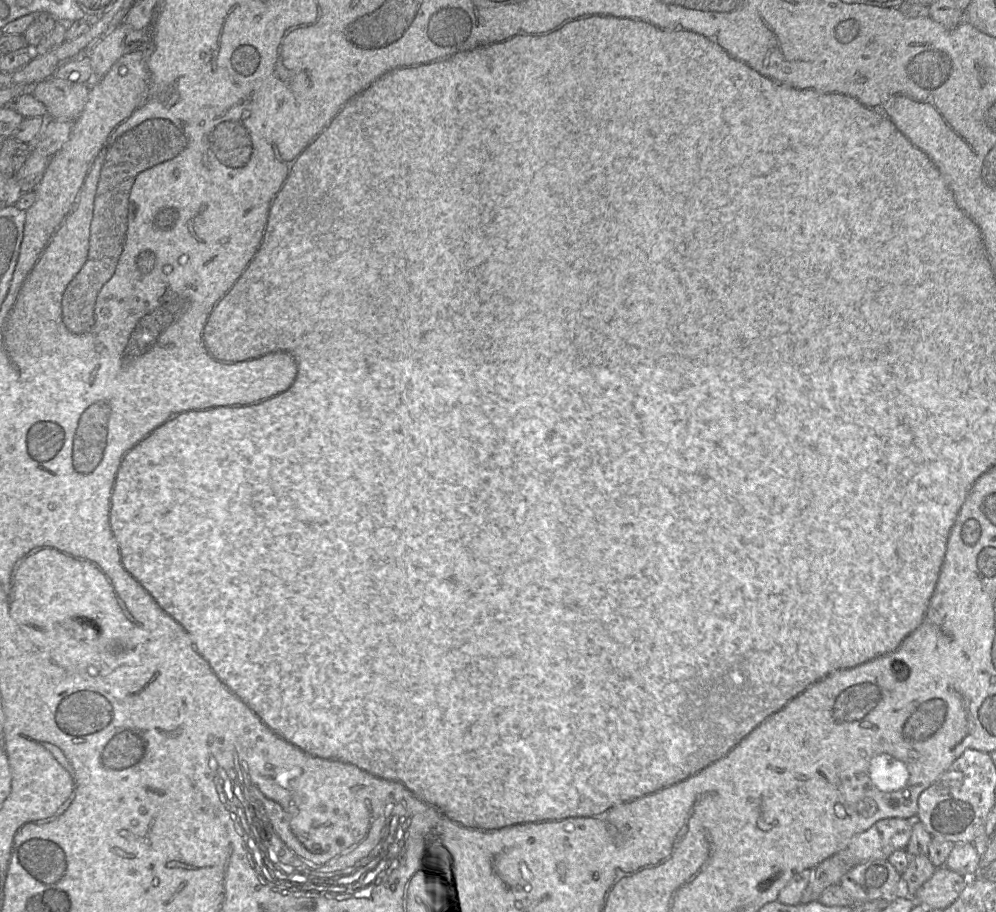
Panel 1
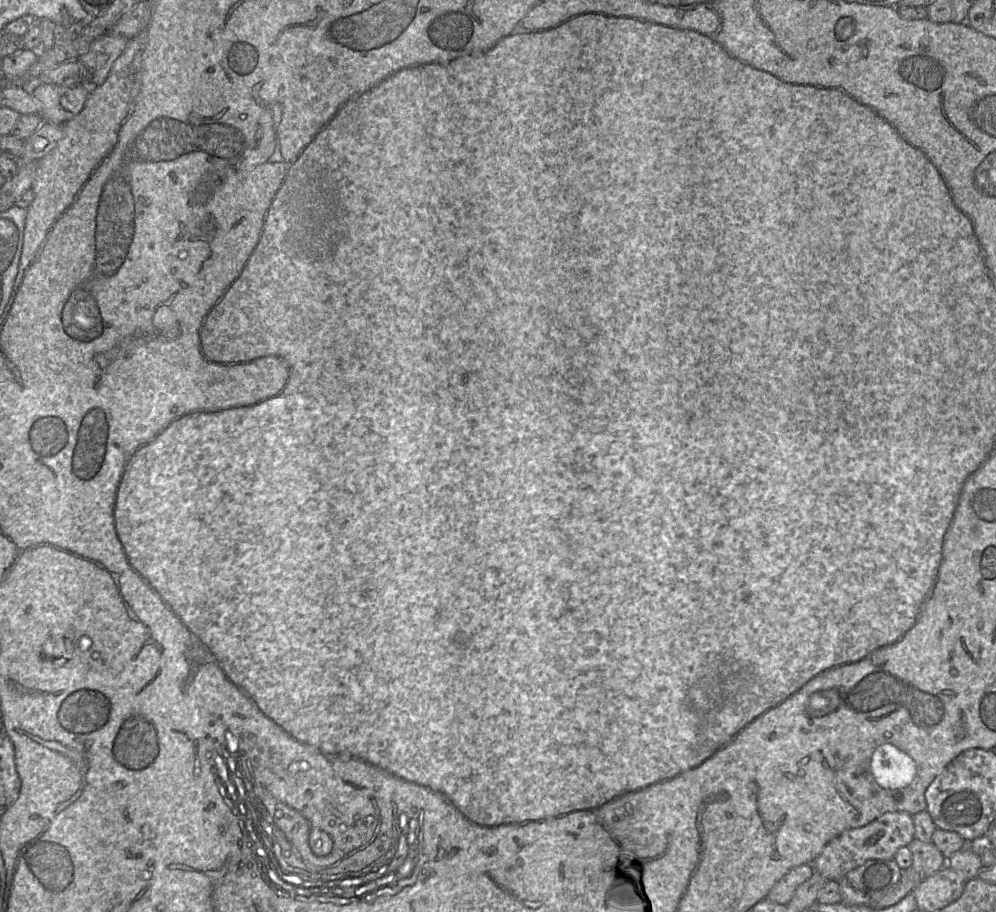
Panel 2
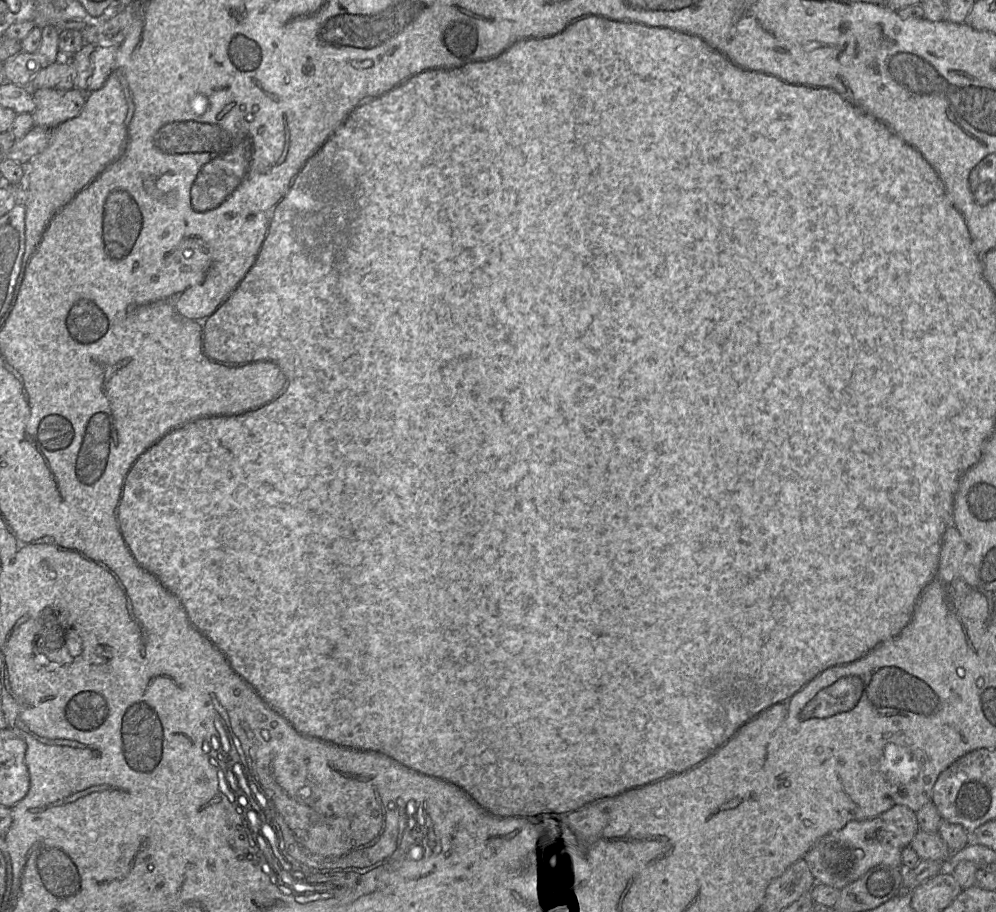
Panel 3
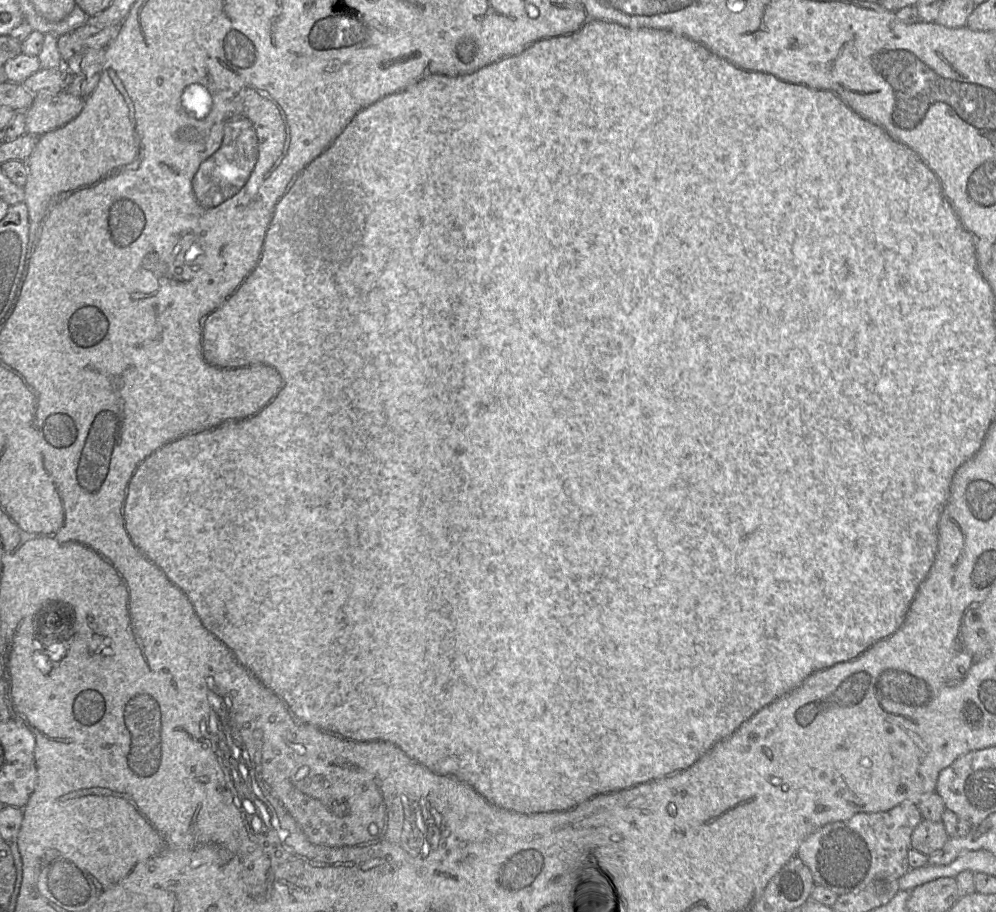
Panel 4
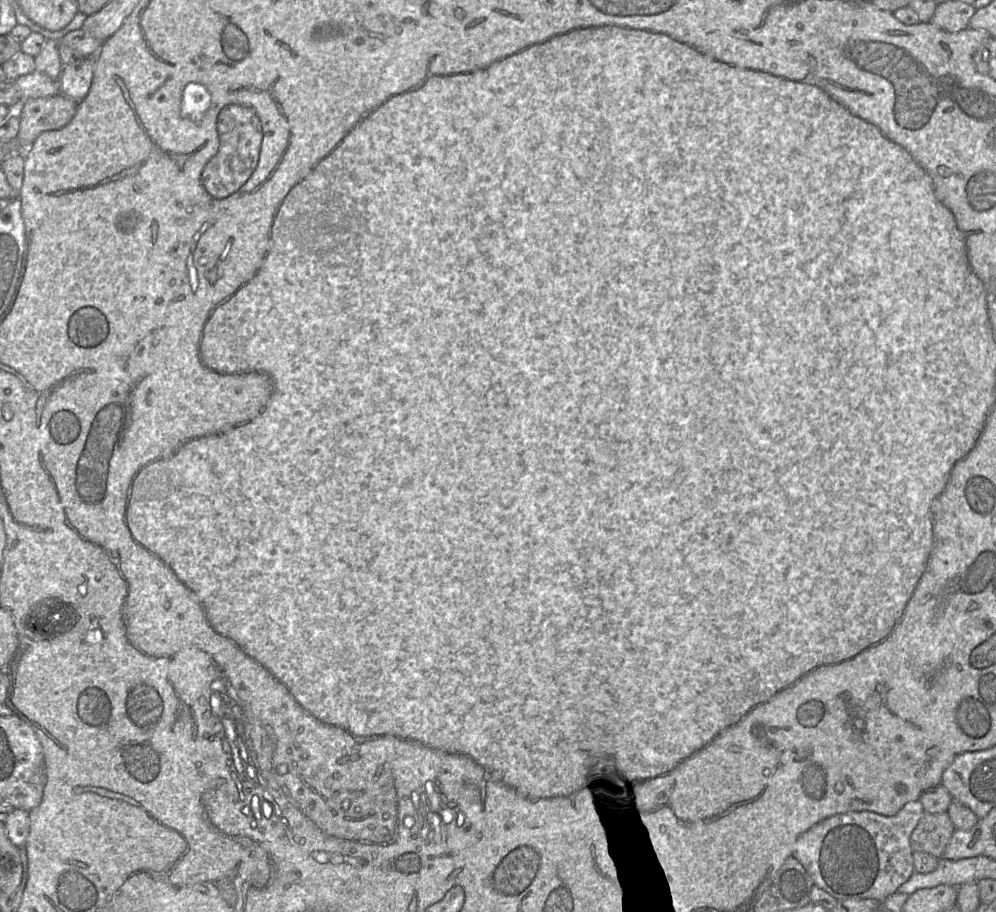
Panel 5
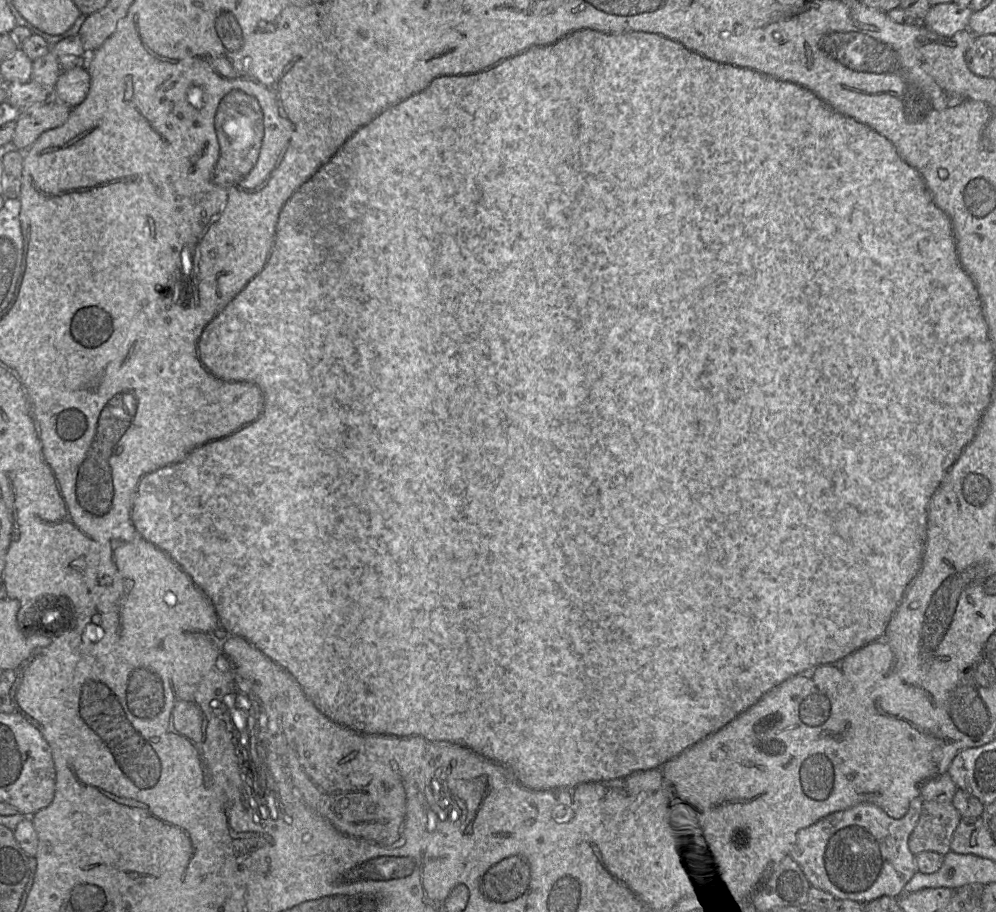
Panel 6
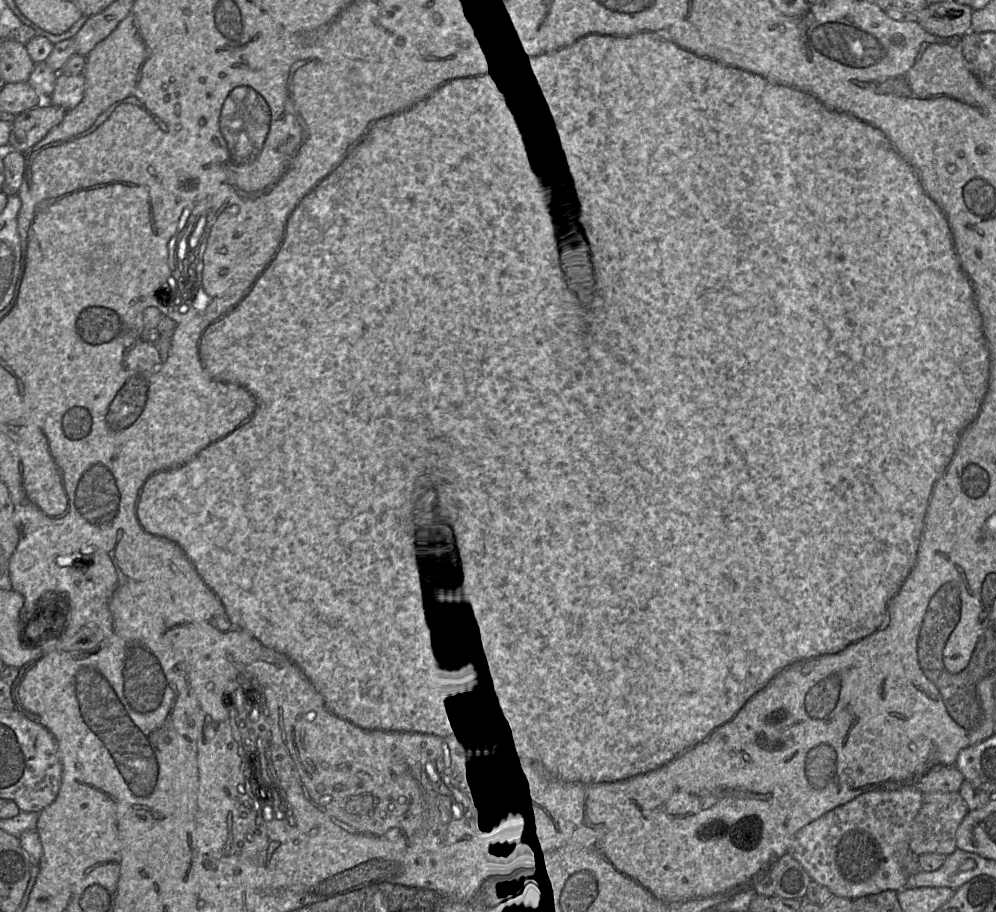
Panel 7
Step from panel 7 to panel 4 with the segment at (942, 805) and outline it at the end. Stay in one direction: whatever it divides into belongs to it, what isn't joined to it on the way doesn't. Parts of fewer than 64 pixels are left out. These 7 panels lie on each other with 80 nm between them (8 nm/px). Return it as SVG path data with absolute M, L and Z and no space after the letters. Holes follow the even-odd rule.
M922 820L911 836L911 847L927 856L942 849L950 839L942 821Z

